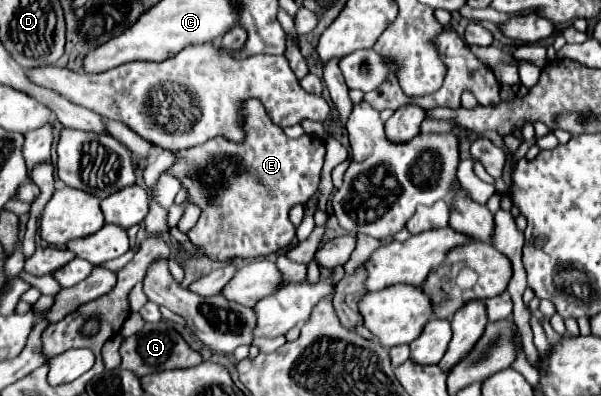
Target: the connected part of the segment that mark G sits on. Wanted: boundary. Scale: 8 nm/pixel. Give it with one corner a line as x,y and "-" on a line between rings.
161,319
159,323
145,323
143,329
131,337
127,337
121,345
121,367
133,371
137,377
149,375
149,373
159,373
165,369
179,369
179,367
195,367
203,361
203,357
193,351
187,341
175,331
175,327

